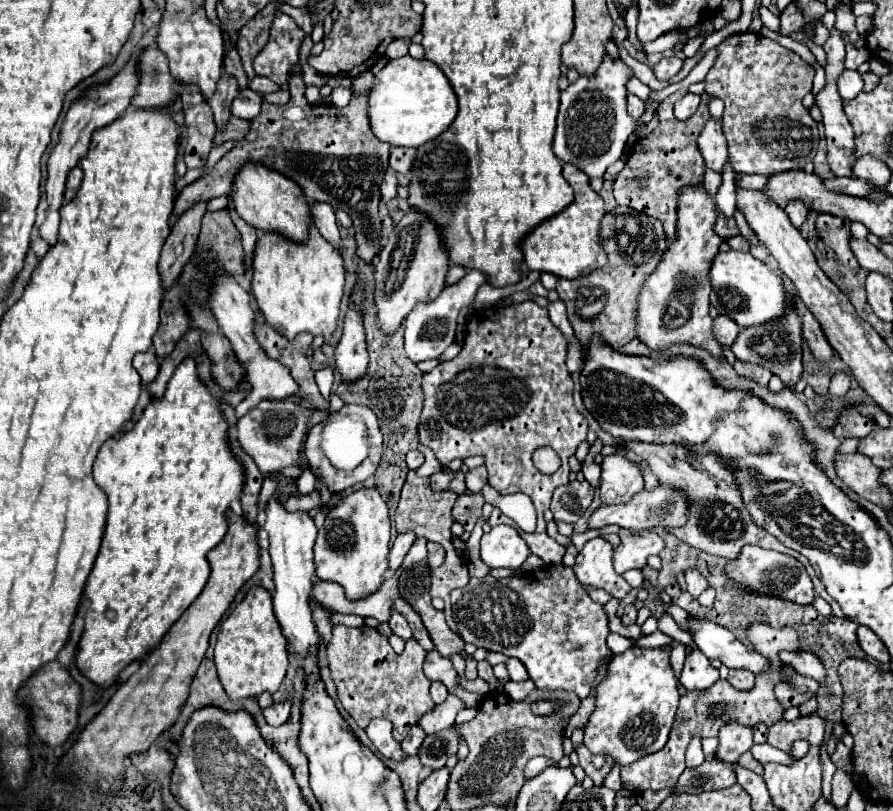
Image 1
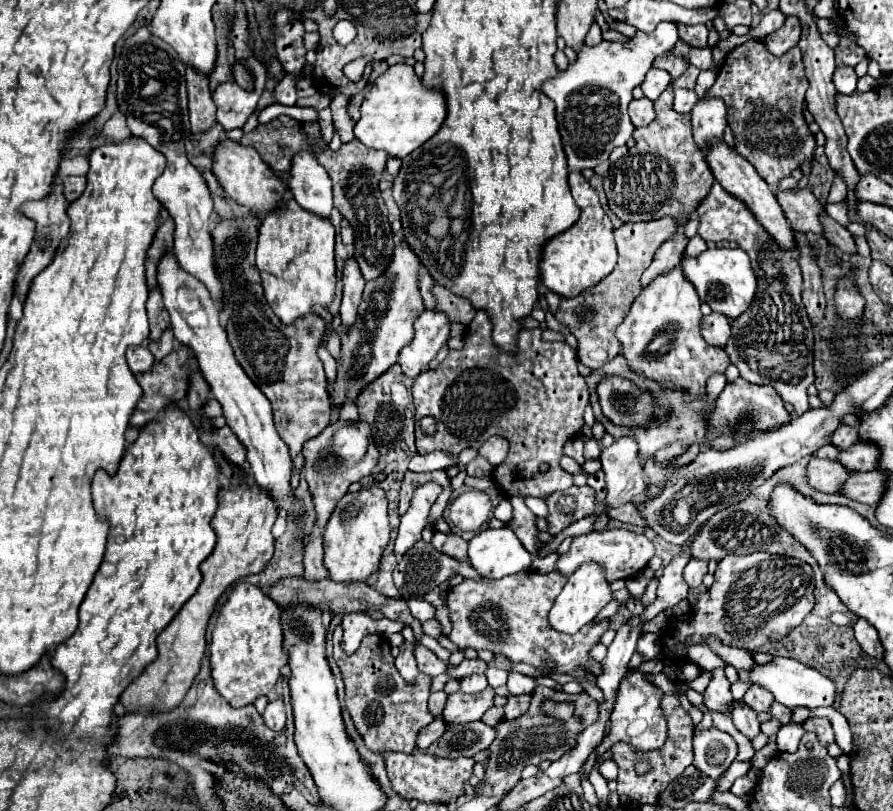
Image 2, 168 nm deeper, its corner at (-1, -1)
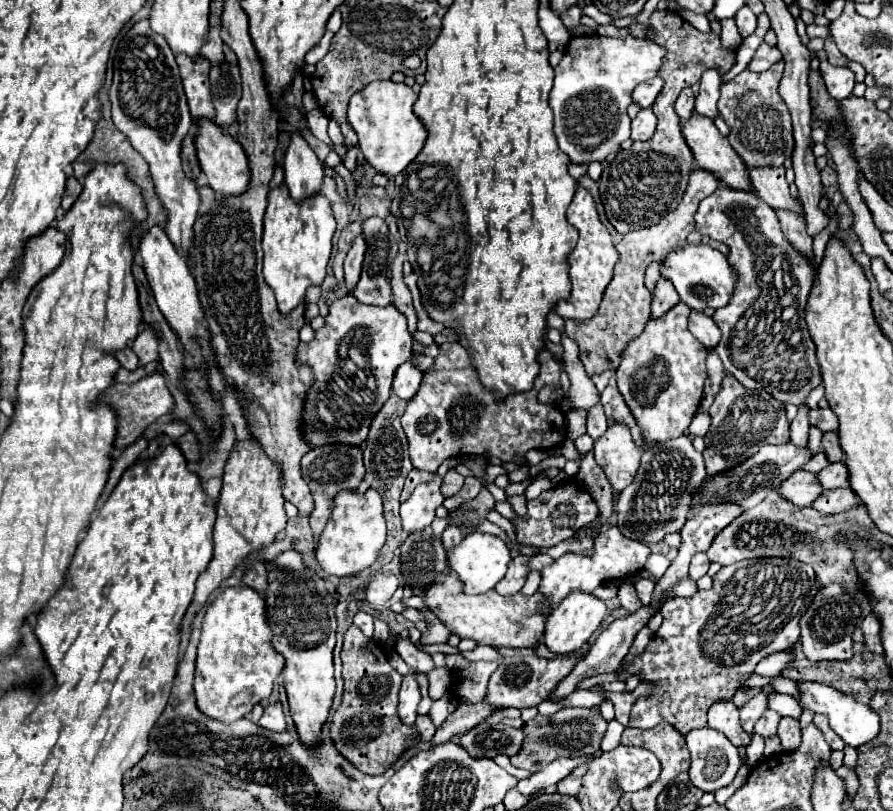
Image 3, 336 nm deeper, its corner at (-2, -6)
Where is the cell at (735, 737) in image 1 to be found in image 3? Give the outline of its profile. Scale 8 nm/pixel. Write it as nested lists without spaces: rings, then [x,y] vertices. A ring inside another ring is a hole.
[[[759,693],[741,707],[741,725],[747,733],[753,733],[753,727],[765,709],[767,709],[767,697],[763,693]]]

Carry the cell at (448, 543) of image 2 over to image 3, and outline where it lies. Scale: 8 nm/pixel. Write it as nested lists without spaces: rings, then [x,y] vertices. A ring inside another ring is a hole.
[[[449,525],[449,527],[443,531],[443,535],[441,535],[441,541],[443,541],[443,545],[445,545],[447,551],[451,551],[453,547],[457,547],[457,545],[461,543],[461,539],[463,539],[463,535],[461,535],[459,527],[453,527],[453,525]]]

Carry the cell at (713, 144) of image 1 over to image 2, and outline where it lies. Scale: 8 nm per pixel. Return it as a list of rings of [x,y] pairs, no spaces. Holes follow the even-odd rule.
[[[704,96],[696,102],[690,112],[692,116],[692,132],[696,144],[706,150],[706,142],[710,138],[722,138],[726,128],[726,106],[716,96]]]

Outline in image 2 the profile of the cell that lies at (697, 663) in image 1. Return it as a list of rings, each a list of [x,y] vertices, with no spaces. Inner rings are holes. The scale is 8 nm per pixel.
[[[714,670],[714,678],[704,692],[704,704],[708,710],[730,714],[730,704],[734,702],[730,692],[730,682],[724,676],[724,670]]]

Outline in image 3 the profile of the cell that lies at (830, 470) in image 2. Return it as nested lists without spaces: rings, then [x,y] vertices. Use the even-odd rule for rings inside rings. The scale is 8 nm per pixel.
[[[801,469],[801,471],[793,473],[785,483],[781,483],[779,493],[785,499],[789,499],[791,503],[811,505],[823,493],[823,487],[821,487],[821,483],[817,483],[815,473]]]

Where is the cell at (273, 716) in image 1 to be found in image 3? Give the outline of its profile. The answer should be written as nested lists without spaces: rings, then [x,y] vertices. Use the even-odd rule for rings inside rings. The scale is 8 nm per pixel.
[[[281,703],[269,705],[269,707],[263,711],[263,717],[259,719],[259,725],[265,727],[265,729],[269,729],[269,731],[285,731],[287,723],[285,723],[285,717],[283,717]]]

